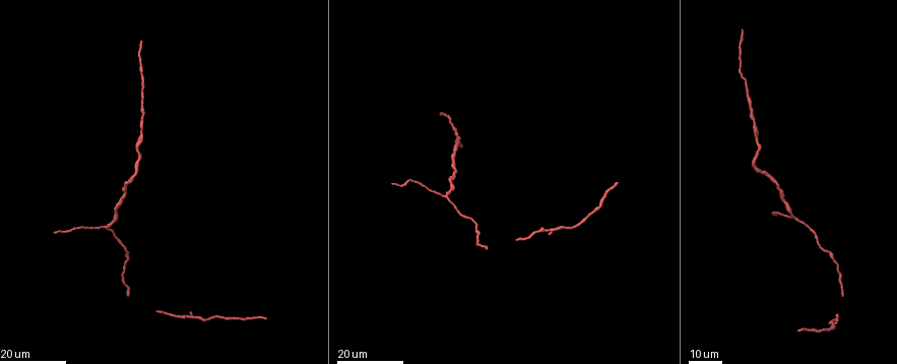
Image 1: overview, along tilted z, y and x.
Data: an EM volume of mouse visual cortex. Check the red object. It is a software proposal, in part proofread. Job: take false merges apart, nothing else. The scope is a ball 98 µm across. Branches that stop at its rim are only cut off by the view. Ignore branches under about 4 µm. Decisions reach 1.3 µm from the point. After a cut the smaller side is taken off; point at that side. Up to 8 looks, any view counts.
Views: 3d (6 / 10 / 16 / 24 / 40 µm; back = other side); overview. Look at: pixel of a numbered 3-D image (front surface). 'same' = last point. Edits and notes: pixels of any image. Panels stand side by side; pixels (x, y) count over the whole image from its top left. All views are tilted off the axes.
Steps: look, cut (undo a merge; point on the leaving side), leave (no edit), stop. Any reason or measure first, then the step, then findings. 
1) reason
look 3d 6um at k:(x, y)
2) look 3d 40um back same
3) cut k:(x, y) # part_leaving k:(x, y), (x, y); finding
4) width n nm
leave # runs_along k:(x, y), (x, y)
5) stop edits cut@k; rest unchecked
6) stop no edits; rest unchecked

thick turns thin
look 3d 24um at 1:(740, 54)

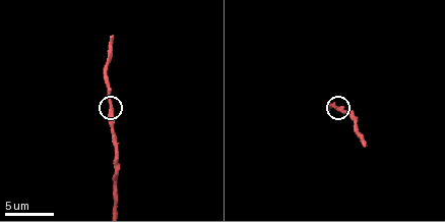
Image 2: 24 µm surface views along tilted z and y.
look 3d 6um at 2:(109, 110)

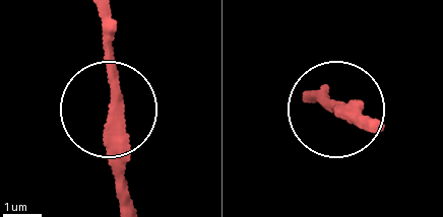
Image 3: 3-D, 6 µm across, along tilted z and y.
leave # runs_along 3:(130, 204), (111, 98), (111, 15); one neuron here

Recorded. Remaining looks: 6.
calibre changes
look 3d 24um at 1:(757, 128)

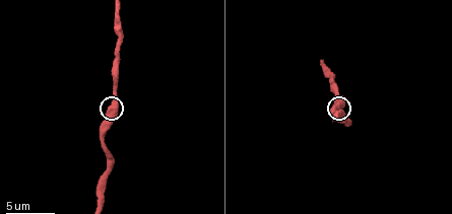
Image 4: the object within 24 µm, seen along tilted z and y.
closer look
look 3d 10um at 4:(108, 110)

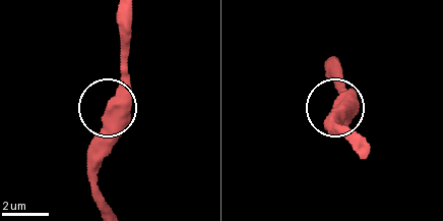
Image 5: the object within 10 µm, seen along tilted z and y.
leave # runs_along 5:(107, 204), (99, 187), (99, 135), (126, 65); continuous, no second neuron

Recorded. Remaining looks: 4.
look 3d 16um at 1:(809, 226)

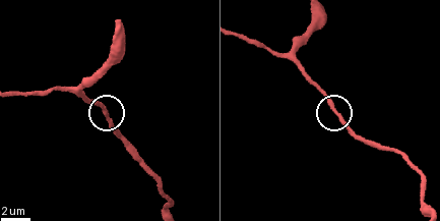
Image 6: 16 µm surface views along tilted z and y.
zoom in
look 3d 10um at 6:(337, 114)

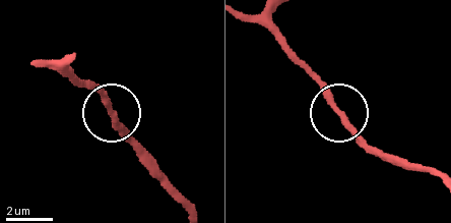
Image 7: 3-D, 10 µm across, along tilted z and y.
leave # all the same neuron

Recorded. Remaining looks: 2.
thick turns thin
look 3d 24um at 1:(480, 234)

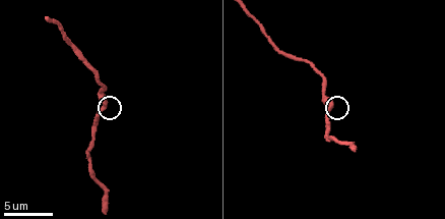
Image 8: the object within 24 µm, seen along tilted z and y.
look 3d 10um at 8:(332, 107)

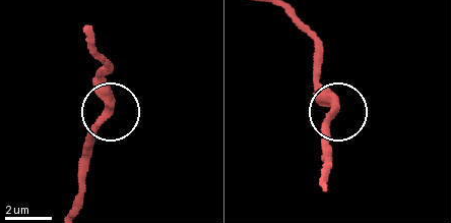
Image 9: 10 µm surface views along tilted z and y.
leave # one neuron here

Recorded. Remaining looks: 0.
stop no edits; rest unchecked

